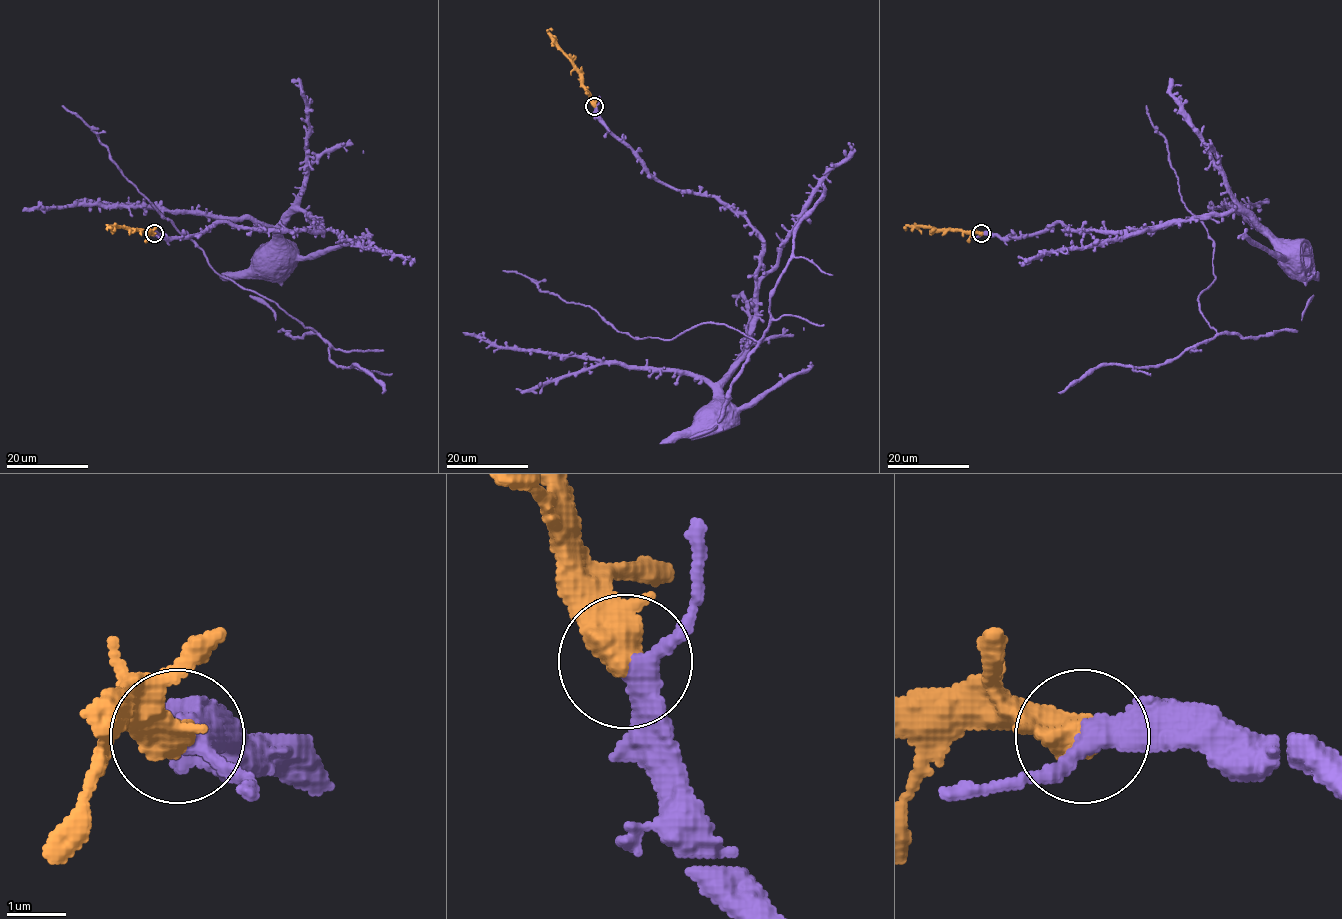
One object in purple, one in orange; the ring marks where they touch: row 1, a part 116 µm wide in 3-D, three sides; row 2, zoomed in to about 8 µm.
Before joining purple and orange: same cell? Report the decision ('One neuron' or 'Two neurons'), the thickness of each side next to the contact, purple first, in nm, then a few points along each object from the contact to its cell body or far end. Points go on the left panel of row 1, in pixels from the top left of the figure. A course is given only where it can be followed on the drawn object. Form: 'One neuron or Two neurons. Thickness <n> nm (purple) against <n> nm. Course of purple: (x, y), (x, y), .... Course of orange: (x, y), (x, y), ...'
One neuron. Thickness 360 nm (purple) against 650 nm. Course of purple: (153, 234), (187, 238), (217, 223), (320, 231), (307, 212), (295, 210), (282, 230), (282, 250), (272, 263). Course of orange: (153, 234), (108, 227), (112, 229)

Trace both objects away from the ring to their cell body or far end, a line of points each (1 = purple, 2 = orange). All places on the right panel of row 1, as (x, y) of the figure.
1: (981, 234), (1021, 238), (1046, 232), (1055, 223), (1071, 230), (1140, 231), (1243, 210), (1270, 238), (1285, 263)
2: (981, 234), (918, 227), (905, 229)

